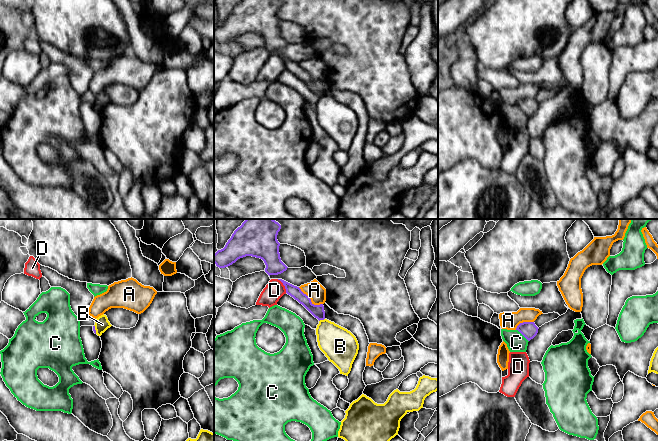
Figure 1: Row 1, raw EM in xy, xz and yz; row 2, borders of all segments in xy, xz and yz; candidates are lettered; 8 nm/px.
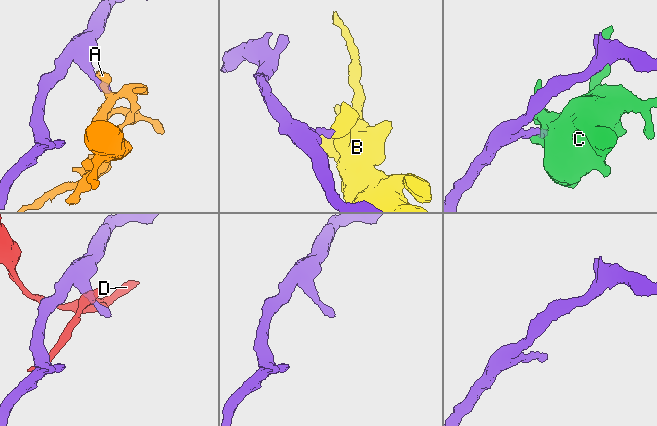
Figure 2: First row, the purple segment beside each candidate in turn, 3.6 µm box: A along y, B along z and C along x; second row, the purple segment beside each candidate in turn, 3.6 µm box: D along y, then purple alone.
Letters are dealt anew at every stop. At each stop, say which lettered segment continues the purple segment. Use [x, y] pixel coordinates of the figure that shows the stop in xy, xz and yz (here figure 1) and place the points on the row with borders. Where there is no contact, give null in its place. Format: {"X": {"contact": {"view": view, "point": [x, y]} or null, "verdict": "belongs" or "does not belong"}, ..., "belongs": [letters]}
{"A": {"contact": {"view": "xz", "point": [310, 300]}, "verdict": "does not belong"}, "B": {"contact": {"view": "xz", "point": [321, 319]}, "verdict": "does not belong"}, "C": {"contact": {"view": "yz", "point": [522, 334]}, "verdict": "does not belong"}, "D": {"contact": {"view": "xz", "point": [283, 284]}, "verdict": "does not belong"}, "belongs": []}

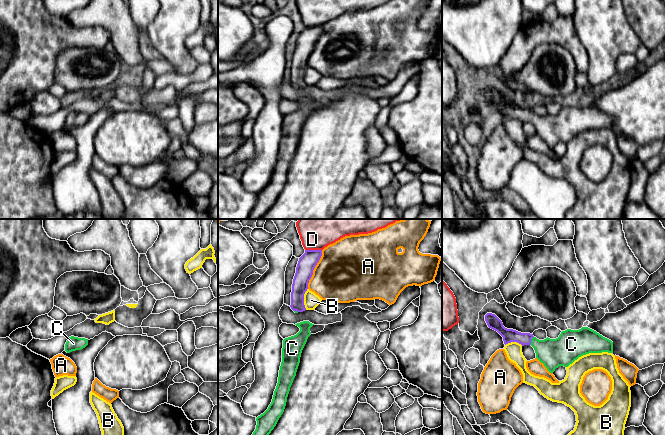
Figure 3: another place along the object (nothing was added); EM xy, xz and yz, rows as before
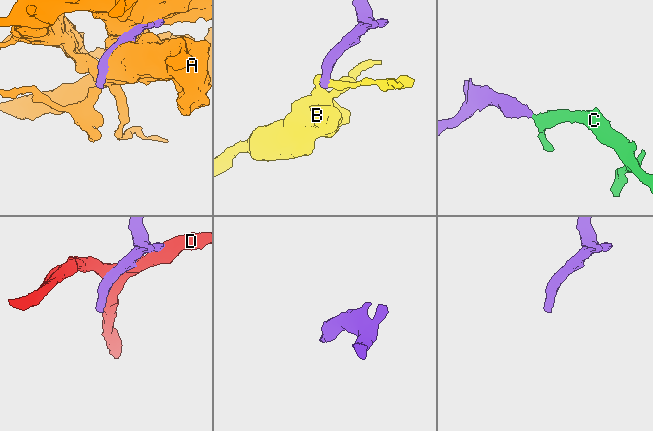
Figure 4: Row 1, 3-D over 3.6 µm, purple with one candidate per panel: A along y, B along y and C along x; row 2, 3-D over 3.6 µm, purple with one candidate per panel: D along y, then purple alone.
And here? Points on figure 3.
{"A": {"contact": {"view": "xz", "point": [313, 269]}, "verdict": "does not belong"}, "B": {"contact": {"view": "xz", "point": [303, 299]}, "verdict": "does not belong"}, "C": {"contact": {"view": "yz", "point": [531, 339]}, "verdict": "belongs"}, "D": {"contact": {"view": "xz", "point": [313, 250]}, "verdict": "does not belong"}, "belongs": ["C"]}

